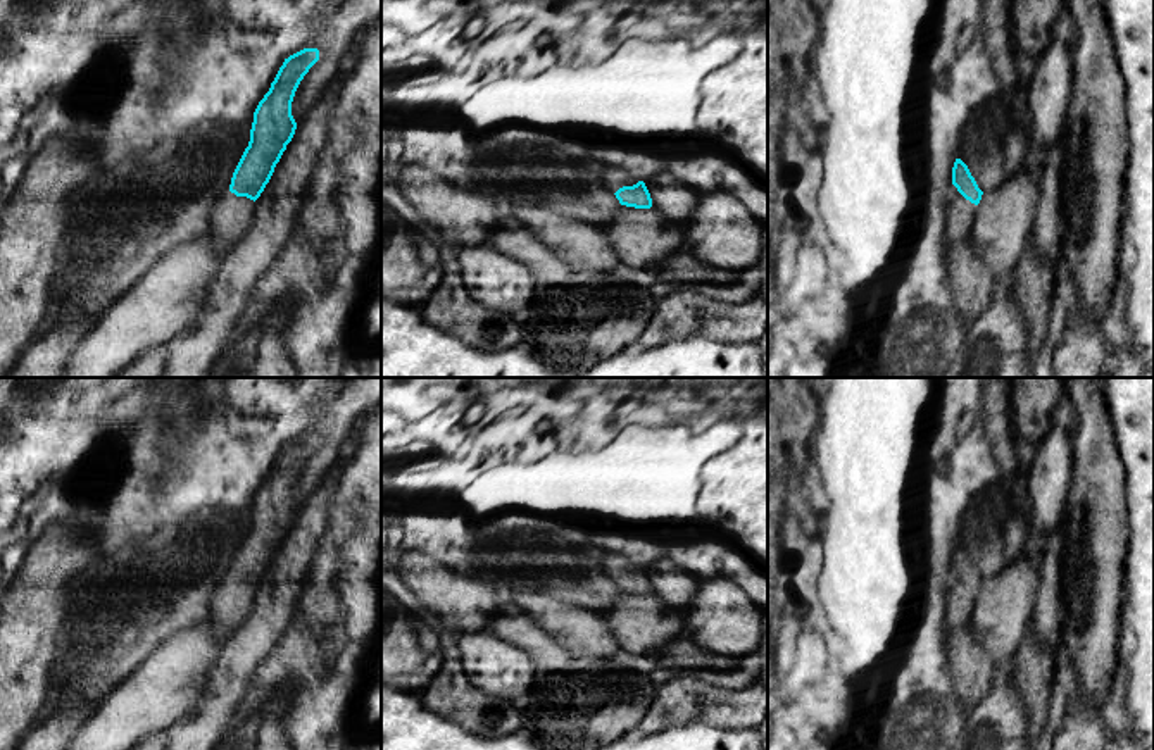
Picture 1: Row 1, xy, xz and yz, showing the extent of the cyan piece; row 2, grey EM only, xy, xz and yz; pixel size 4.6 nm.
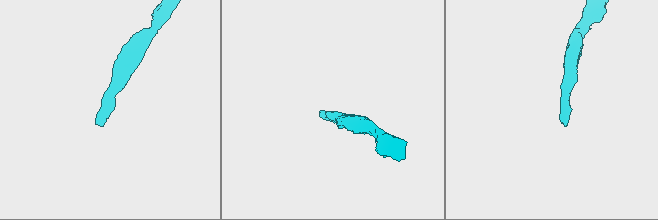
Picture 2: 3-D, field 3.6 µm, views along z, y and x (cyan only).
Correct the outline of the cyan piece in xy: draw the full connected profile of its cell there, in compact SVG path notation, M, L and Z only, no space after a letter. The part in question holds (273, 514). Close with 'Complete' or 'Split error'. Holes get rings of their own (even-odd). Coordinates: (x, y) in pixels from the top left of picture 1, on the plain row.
M304 434L285 445L269 478L254 498L248 533L233 559L229 574L214 590L209 603L205 622L212 628L221 647L255 603L255 586L269 569L297 516L292 502L295 478L317 447L317 434Z. Split error

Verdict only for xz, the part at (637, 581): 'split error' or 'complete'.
split error

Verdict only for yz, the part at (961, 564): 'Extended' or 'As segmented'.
Extended

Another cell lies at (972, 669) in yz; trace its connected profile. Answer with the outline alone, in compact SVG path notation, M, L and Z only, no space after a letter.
M971 624L947 634L945 652L956 695L969 714L990 691L995 671L990 653Z

